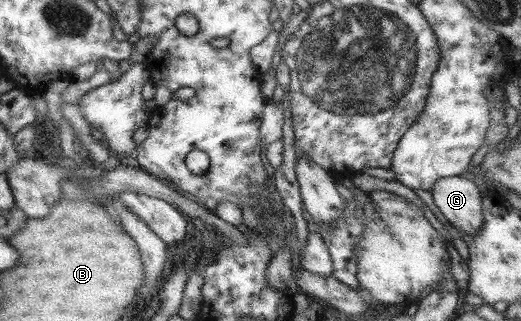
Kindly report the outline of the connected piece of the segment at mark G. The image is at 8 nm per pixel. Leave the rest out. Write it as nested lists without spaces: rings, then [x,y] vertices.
[[[460,176],[438,179],[426,199],[443,220],[461,233],[477,233],[483,224],[478,187]]]

